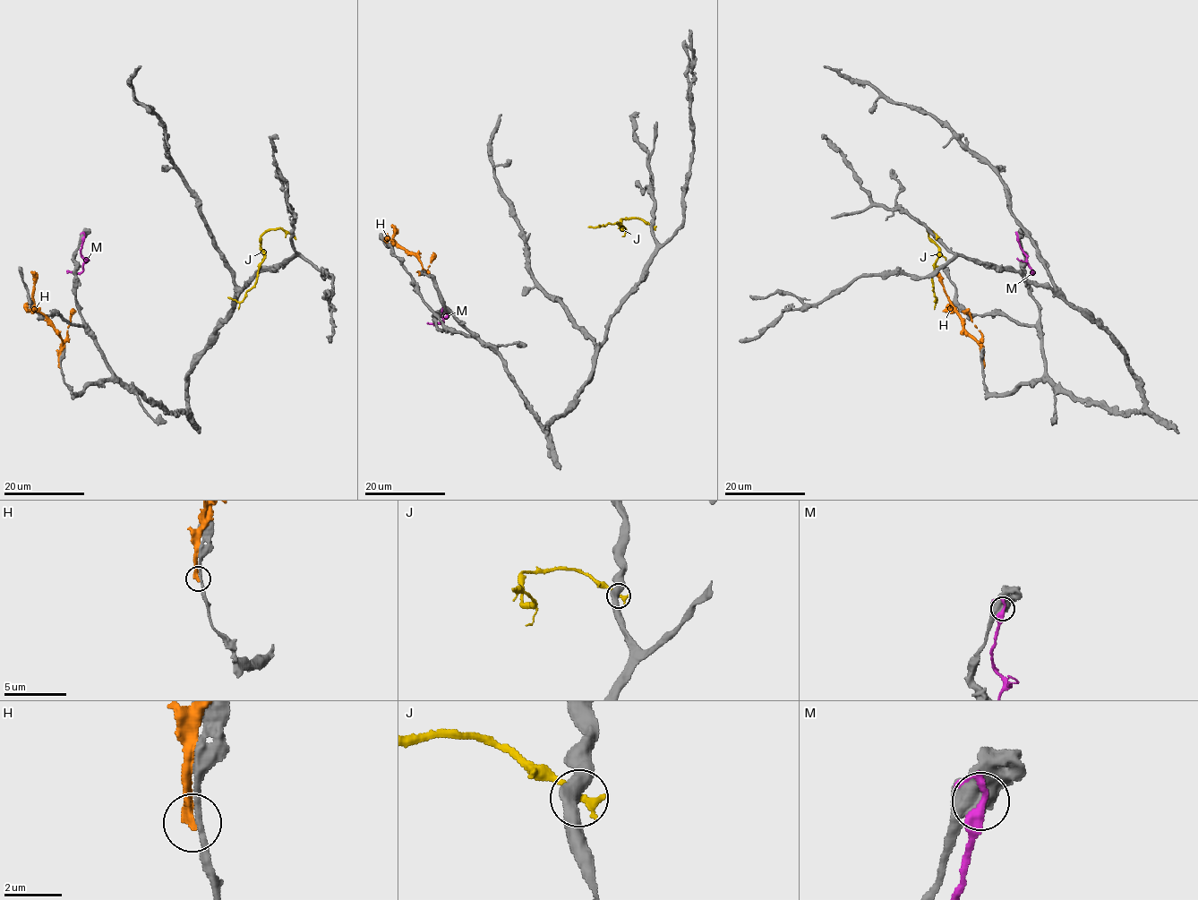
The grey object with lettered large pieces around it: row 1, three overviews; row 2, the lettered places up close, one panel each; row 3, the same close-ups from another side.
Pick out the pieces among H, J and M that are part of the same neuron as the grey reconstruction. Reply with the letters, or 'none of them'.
none of them

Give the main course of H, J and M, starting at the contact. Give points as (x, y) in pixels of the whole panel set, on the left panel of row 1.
H: (59, 366), (61, 338), (34, 303), (34, 278), (31, 271)
J: (292, 235), (282, 228), (269, 228), (260, 237), (264, 259), (256, 283), (241, 302), (227, 297)
M: (83, 235), (81, 250), (82, 270), (67, 273)

